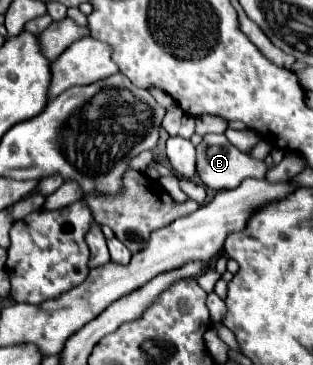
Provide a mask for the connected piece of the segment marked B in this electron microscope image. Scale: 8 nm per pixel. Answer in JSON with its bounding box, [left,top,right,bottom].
[197,134,267,190]

